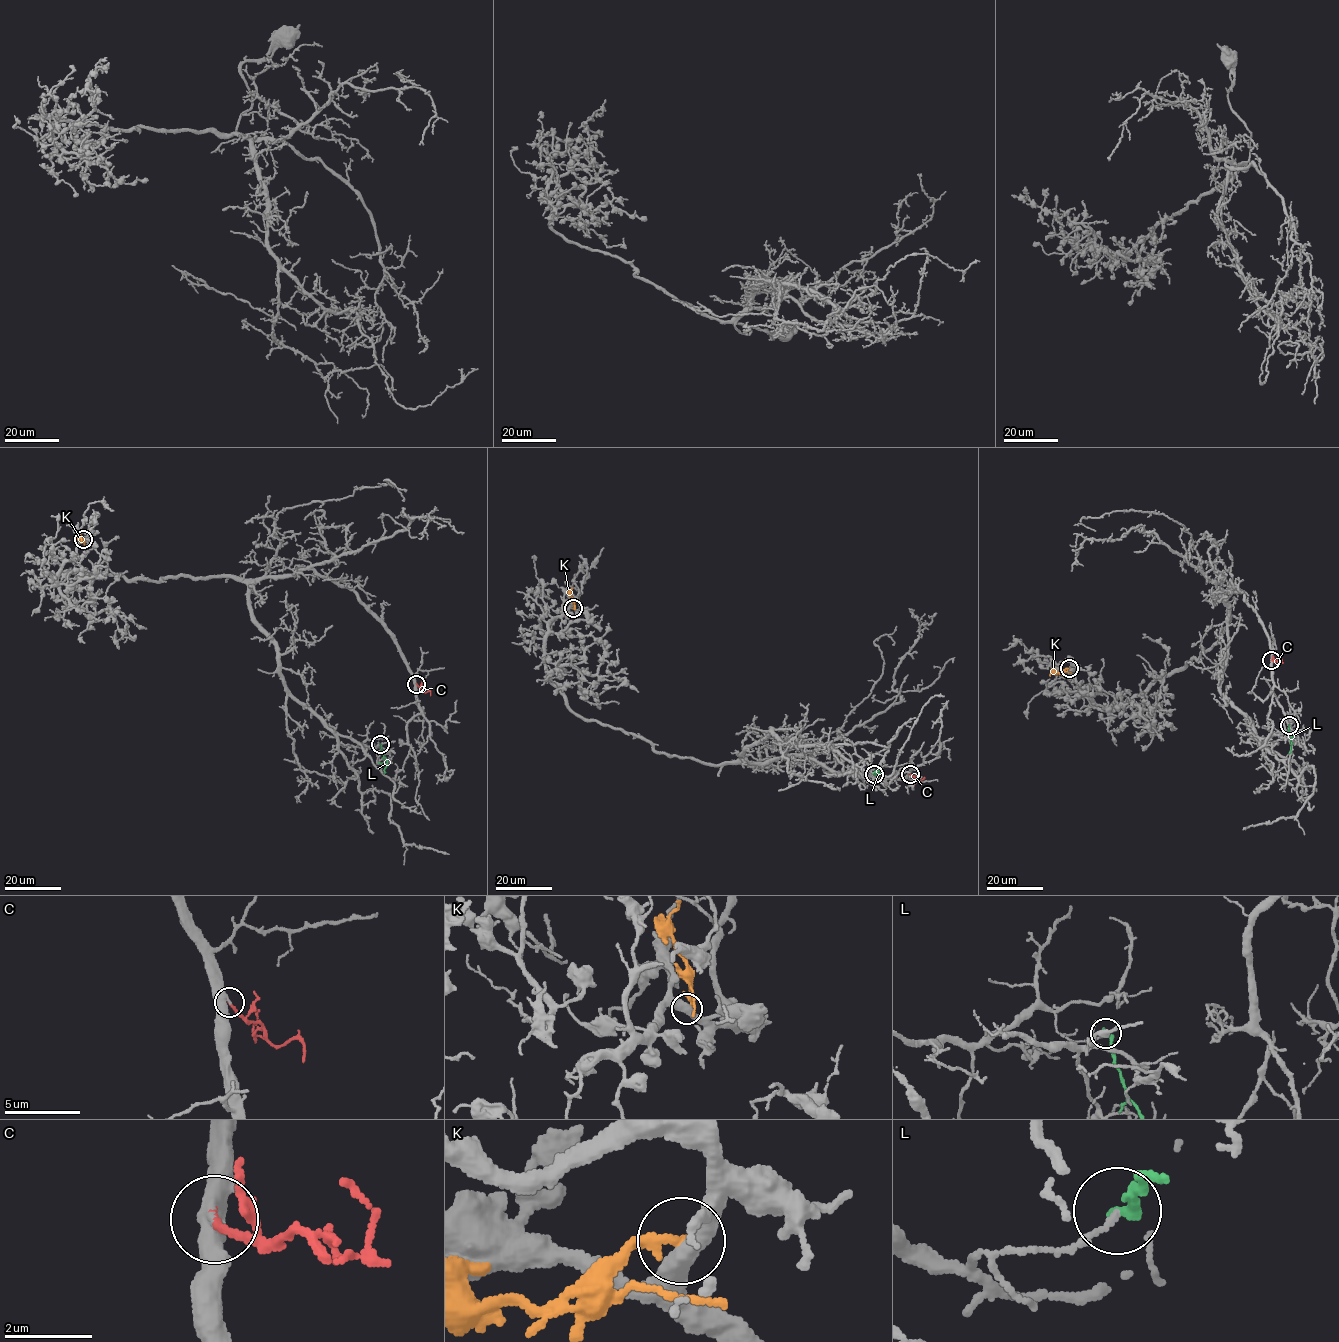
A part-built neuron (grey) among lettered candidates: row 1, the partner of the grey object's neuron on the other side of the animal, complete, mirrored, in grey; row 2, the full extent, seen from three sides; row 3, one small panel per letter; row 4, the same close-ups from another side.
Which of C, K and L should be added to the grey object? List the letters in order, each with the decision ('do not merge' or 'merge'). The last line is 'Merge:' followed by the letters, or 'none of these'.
C: merge
K: do not merge
L: do not merge
Merge: C

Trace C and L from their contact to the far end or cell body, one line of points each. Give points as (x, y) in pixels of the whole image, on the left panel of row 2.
C: (417, 684), (431, 695)
L: (380, 744), (387, 761), (383, 773)

